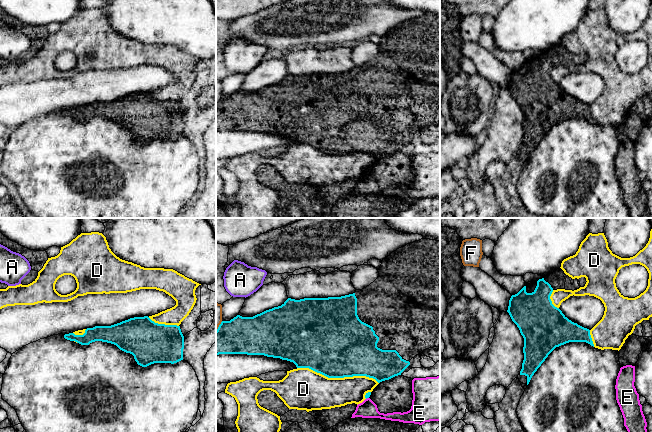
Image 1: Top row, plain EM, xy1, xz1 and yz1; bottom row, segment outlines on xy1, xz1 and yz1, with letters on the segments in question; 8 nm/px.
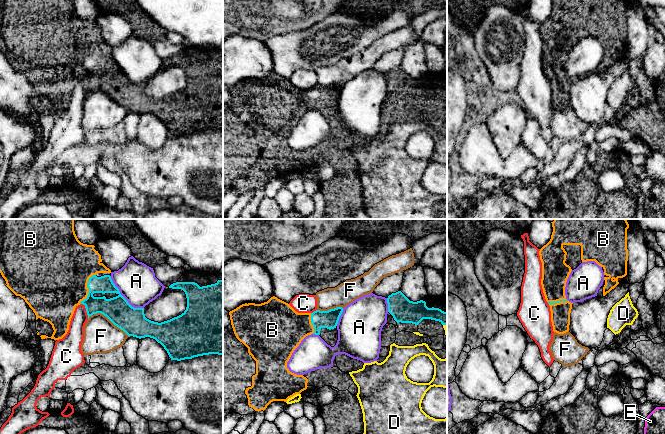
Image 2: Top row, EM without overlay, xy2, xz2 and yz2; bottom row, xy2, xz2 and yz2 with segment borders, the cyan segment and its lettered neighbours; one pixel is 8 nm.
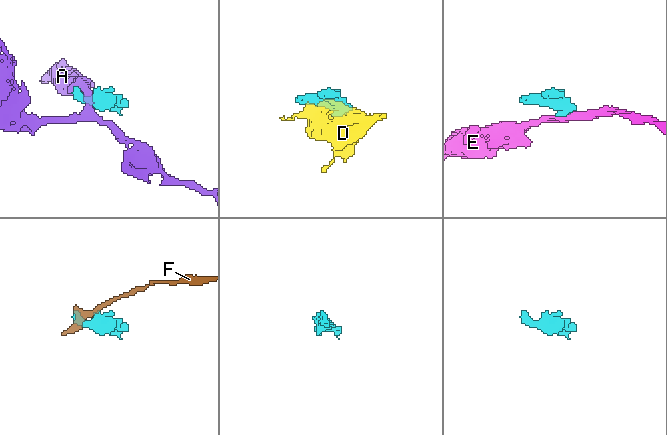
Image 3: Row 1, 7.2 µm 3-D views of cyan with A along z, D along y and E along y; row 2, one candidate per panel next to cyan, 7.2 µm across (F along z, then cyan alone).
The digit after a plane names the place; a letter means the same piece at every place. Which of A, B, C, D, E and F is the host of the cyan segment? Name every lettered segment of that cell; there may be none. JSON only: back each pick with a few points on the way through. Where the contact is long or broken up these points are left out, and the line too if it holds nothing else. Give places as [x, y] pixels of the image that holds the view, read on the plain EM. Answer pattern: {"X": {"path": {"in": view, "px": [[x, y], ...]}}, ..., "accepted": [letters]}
{"accepted": ["B"]}

